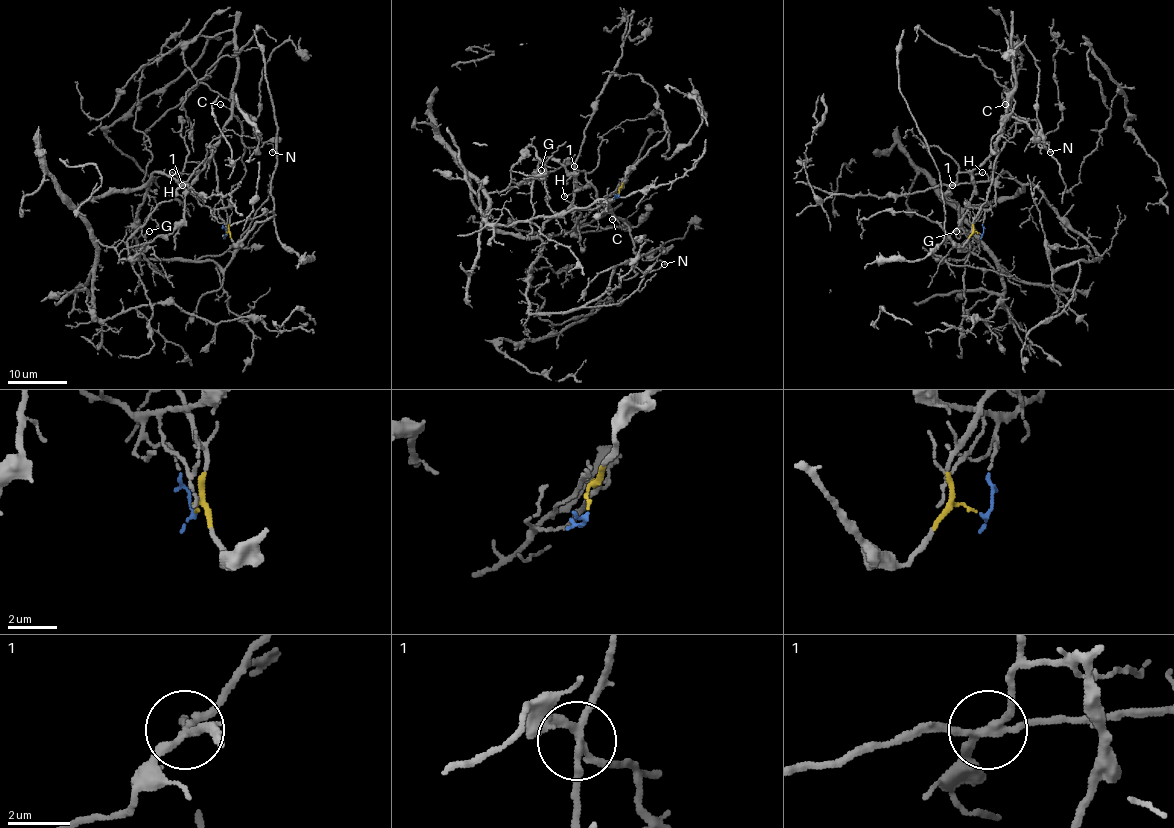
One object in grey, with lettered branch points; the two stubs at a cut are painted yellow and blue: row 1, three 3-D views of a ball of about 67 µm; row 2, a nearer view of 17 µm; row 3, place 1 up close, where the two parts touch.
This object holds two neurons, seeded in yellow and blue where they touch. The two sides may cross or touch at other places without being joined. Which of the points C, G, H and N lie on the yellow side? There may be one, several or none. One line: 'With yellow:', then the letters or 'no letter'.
With yellow: C, G, H, N

